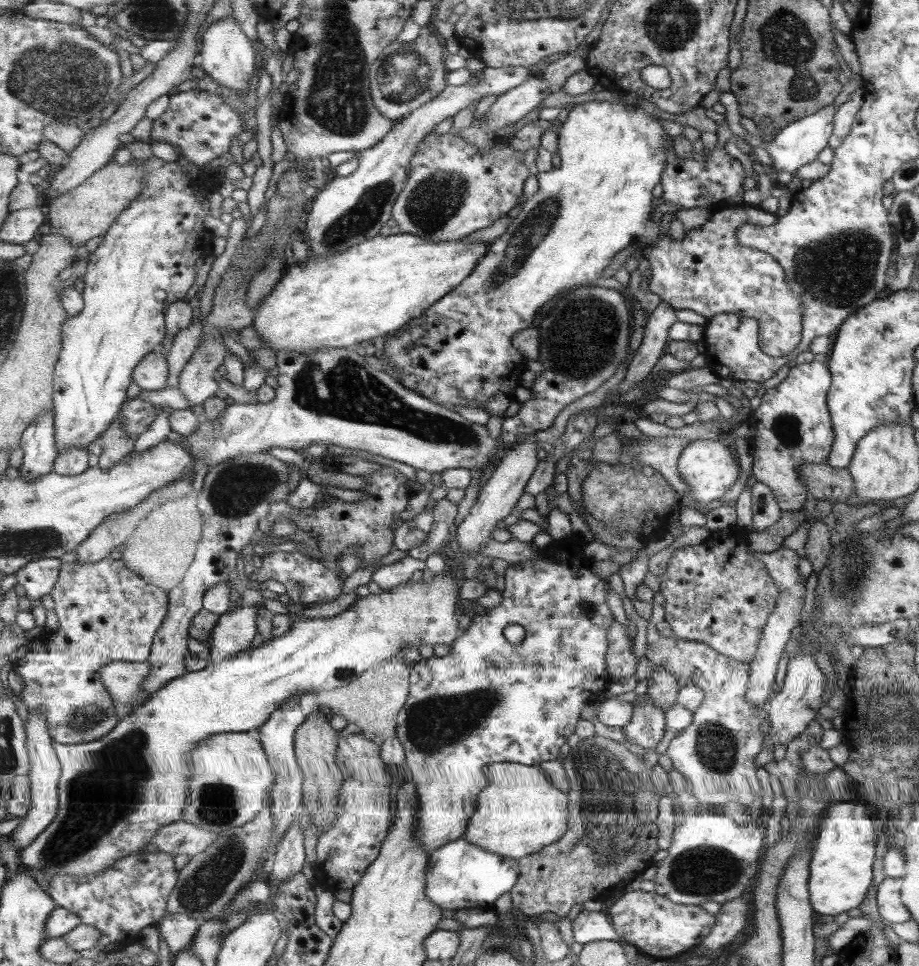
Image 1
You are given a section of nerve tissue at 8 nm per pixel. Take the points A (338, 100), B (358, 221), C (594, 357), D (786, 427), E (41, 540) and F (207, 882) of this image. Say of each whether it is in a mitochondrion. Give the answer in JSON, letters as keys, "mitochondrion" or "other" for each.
{"A":"mitochondrion","B":"mitochondrion","C":"mitochondrion","D":"mitochondrion","E":"mitochondrion","F":"mitochondrion"}

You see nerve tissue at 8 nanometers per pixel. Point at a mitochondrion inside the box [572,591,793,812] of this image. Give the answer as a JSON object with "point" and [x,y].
{"point":[716,747]}

